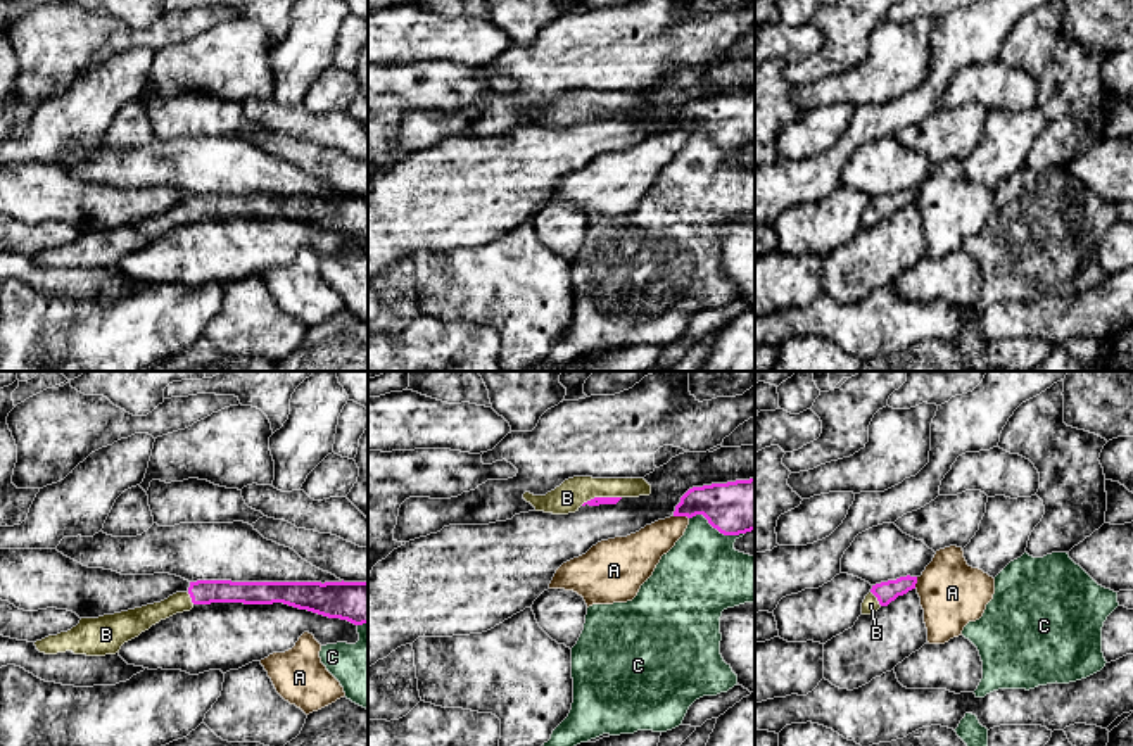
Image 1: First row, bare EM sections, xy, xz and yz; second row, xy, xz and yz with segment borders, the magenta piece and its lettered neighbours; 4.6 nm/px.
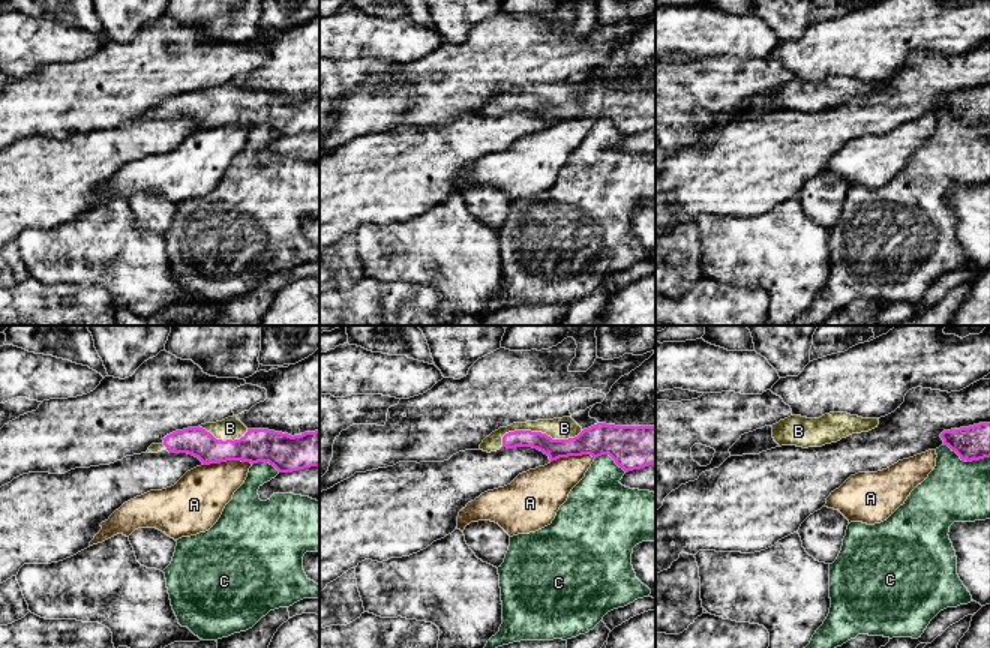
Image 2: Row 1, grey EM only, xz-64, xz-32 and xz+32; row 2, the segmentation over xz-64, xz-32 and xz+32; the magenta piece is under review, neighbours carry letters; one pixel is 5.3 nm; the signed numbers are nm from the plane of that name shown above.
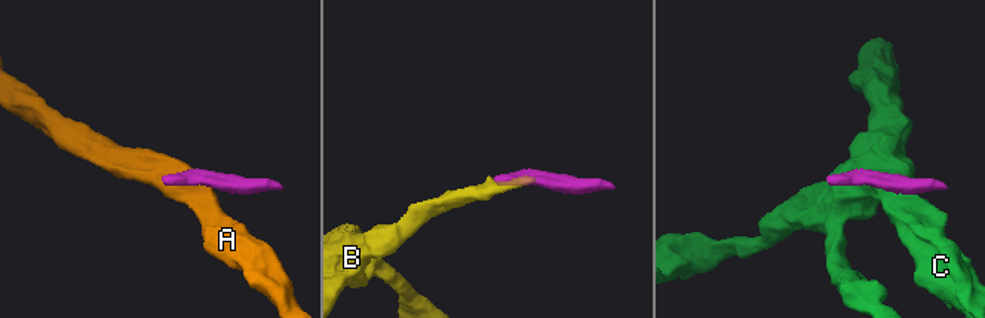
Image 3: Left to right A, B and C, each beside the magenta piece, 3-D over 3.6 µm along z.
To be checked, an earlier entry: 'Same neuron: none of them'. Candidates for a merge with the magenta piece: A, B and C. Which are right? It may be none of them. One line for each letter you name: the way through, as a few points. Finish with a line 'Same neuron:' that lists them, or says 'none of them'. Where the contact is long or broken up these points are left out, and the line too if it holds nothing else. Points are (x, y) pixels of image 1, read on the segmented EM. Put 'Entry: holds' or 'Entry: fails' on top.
Entry: fails
B: runs through xz (596, 501), (600, 498), (567, 498)
Same neuron: B

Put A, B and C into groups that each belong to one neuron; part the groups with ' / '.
A / B / C

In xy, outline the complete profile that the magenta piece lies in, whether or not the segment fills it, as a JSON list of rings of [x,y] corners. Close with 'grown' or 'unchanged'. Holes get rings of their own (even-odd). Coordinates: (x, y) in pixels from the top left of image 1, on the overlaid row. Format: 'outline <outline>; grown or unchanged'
outline [[[197,580],[187,592],[176,592],[168,599],[142,608],[81,618],[76,627],[57,635],[36,641],[40,653],[105,656],[119,653],[121,646],[152,625],[176,613],[190,611],[195,604],[283,603],[328,618],[347,620],[354,625],[368,623],[368,582],[231,582]]]; grown

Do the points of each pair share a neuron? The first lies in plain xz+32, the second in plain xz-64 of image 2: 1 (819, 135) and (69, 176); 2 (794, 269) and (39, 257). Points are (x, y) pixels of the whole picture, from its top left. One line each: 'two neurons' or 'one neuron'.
1: one neuron
2: one neuron

